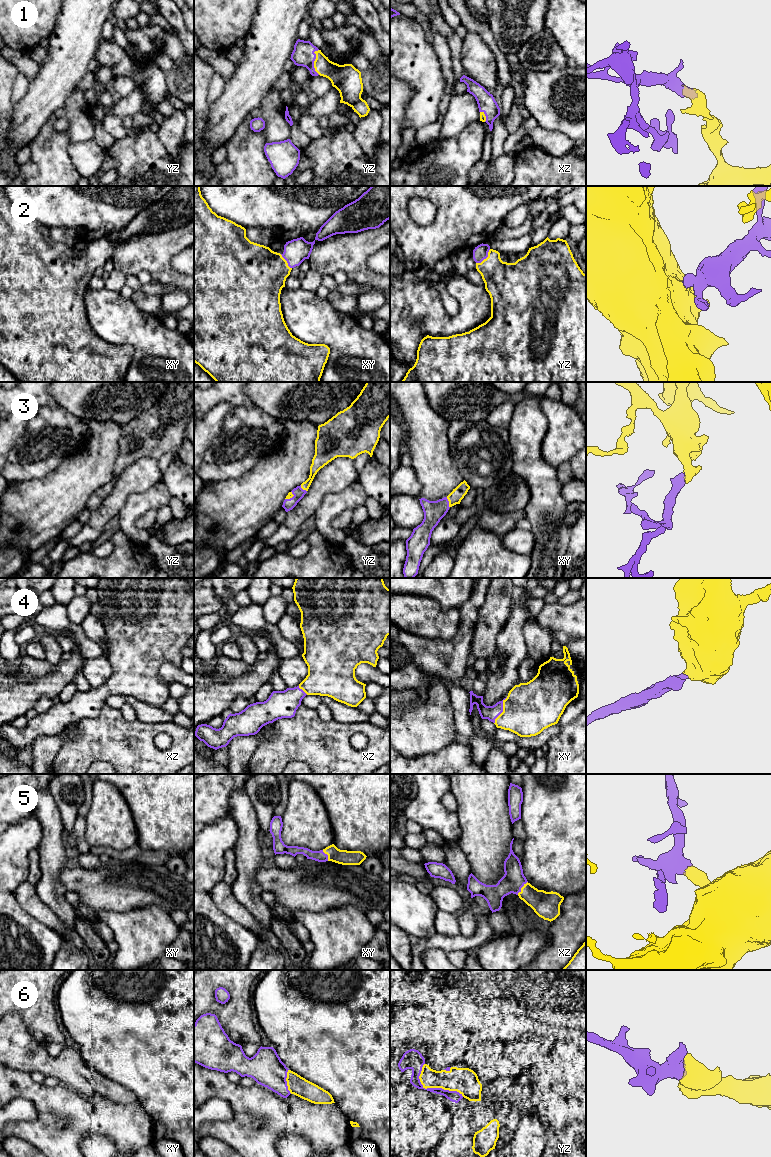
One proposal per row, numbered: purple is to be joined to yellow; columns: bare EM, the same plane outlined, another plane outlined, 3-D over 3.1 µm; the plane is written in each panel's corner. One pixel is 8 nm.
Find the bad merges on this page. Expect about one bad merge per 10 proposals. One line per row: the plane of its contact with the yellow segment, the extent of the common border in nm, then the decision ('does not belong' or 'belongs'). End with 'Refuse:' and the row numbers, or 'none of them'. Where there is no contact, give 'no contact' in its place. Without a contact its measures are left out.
1: contact in yz; length 200 nm; belongs
2: contact in yz; length 170 nm; belongs
3: contact in xy; length 90 nm; belongs
4: contact in xy; length 240 nm; belongs
5: contact in xz; length 140 nm; belongs
6: contact in yz; length 420 nm; belongs
Refuse: none of them

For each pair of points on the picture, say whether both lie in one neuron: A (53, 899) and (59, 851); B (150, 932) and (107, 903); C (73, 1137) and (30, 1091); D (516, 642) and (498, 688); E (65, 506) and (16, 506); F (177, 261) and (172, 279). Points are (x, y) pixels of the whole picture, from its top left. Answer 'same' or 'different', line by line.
A: same
B: different
C: same
D: same
E: same
F: different

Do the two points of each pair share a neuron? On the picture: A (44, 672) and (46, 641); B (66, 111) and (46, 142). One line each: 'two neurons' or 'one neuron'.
A: two neurons
B: one neuron

